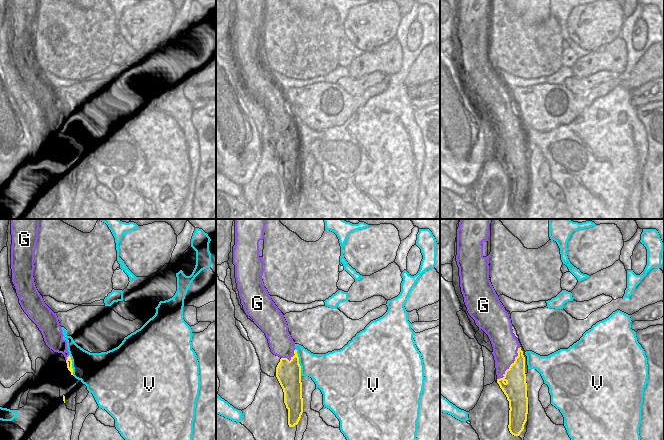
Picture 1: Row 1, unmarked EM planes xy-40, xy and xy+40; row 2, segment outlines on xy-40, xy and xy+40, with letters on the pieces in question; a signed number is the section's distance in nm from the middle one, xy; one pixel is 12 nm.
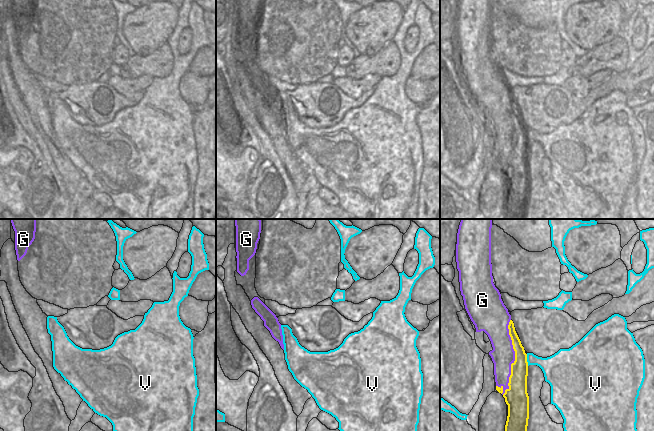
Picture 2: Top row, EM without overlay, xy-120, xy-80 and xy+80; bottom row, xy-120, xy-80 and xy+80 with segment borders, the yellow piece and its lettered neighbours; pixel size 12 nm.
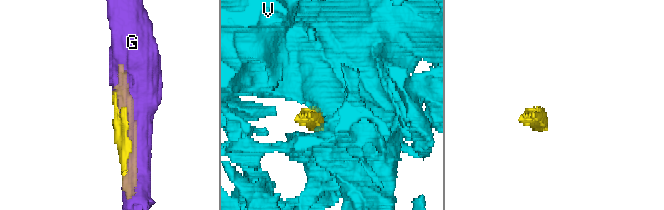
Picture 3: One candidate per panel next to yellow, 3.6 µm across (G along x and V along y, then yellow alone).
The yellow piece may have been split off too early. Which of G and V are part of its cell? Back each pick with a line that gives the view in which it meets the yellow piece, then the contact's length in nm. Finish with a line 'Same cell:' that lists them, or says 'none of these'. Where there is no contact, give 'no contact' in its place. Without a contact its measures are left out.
G: meets yellow in xy+40; contact 480 nm long
Same cell: G

